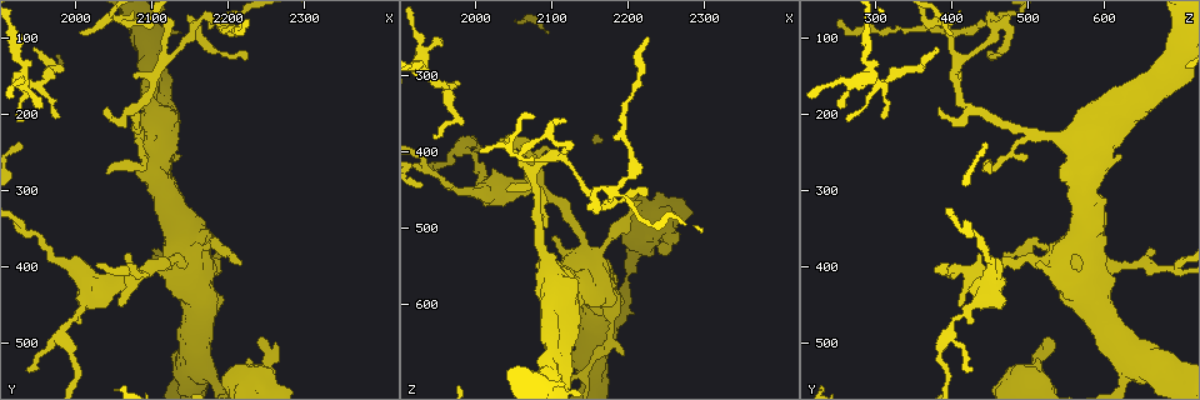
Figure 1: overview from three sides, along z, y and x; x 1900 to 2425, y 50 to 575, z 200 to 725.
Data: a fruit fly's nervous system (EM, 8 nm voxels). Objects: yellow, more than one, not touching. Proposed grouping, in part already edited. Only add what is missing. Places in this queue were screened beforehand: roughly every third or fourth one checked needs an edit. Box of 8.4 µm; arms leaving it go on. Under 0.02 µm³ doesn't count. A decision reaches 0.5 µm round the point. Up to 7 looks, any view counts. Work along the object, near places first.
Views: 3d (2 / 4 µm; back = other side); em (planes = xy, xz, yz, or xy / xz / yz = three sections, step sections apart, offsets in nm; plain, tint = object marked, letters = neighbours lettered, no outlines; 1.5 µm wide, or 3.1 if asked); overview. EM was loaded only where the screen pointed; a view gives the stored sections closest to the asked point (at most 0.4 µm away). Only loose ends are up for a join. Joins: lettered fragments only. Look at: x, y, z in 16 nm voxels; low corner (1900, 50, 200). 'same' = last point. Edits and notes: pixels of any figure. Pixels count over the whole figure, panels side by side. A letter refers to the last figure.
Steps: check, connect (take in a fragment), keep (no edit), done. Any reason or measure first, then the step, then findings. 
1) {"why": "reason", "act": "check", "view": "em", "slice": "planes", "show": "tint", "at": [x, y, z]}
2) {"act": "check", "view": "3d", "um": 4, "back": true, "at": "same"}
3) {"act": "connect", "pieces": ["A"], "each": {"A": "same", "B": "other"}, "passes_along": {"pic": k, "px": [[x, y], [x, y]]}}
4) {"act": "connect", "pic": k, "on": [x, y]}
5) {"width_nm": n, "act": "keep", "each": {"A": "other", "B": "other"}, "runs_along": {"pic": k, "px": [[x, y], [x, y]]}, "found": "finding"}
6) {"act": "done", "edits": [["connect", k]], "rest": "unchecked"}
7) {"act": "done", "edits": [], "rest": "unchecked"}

{"why": "thin end", "act": "check", "view": "em", "slice": "planes", "show": "letters", "at": [2045, 275, 455]}

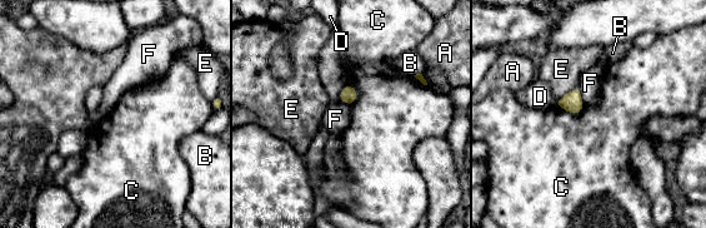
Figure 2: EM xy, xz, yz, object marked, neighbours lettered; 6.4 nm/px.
{"width_nm": 110, "act": "keep", "each": {"A": "other", "B": "other", "C": "other", "D": "other", "E": "other", "F": "other"}, "border": {"pic": 2, "px": [[577, 87], [584, 105]]}, "found": "no lettered fragment goes on from it"}

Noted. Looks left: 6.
{"why": "branch stops here", "act": "check", "view": "em", "slice": "planes", "show": "letters", "at": [2215, 395, 465]}

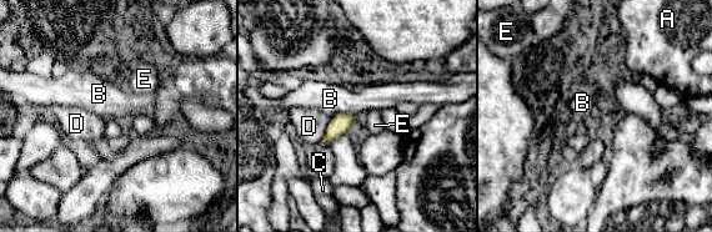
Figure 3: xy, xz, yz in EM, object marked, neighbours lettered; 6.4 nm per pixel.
{"act": "keep", "each": {"A": "other", "B": "other", "C": "other", "D": "other", "E": "other"}, "border": {"pic": 3, "px": [[356, 115], [336, 114], [331, 117]]}, "found": "no lettered fragment goes on from it"}

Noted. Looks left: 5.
{"why": "thin end", "act": "check", "view": "em", "slice": "planes", "show": "letters", "at": [1950, 190, 250]}

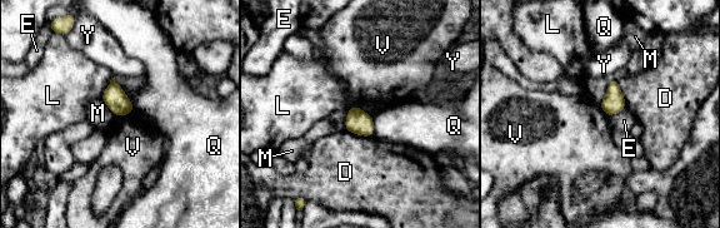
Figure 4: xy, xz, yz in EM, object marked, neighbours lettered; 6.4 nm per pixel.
{"act": "keep", "each": {"D": "other", "E": "other", "L": "other", "M": "other", "Q": "other", "V": "other", "Y": "other"}, "border": {"pic": 4, "px": [[134, 110], [118, 117]]}, "found": "no lettered fragment goes on from it"}

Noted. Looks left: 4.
{"act": "done", "edits": [], "rest": "unchecked"}

